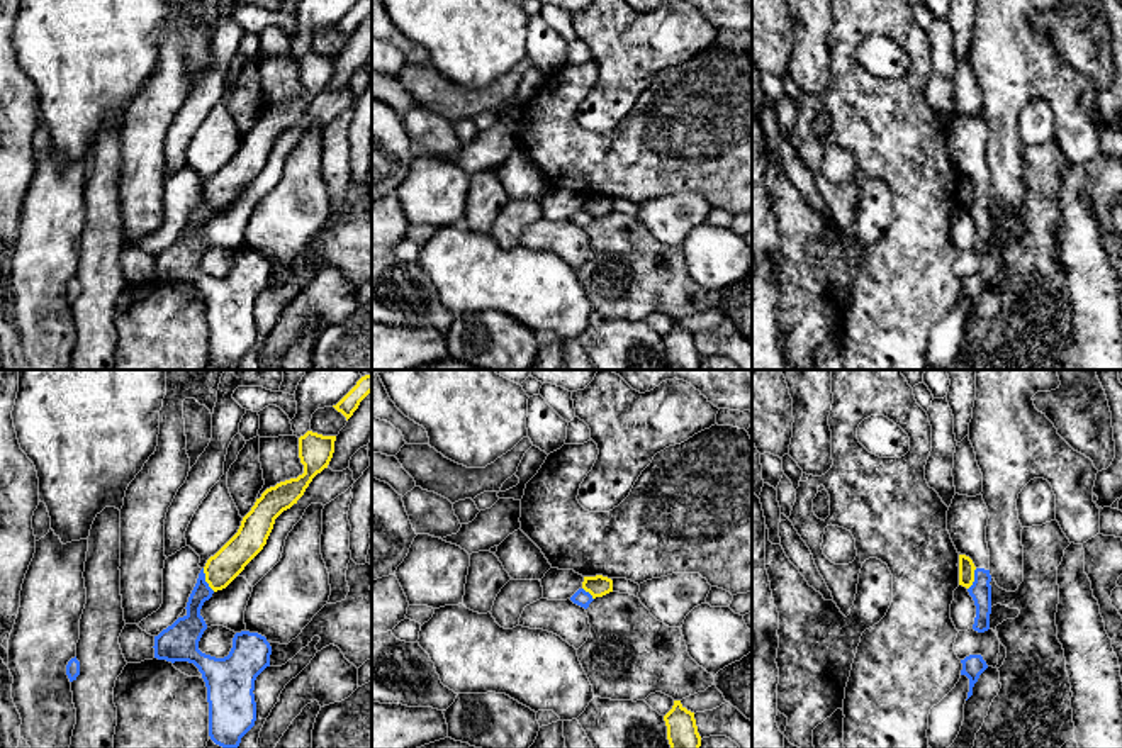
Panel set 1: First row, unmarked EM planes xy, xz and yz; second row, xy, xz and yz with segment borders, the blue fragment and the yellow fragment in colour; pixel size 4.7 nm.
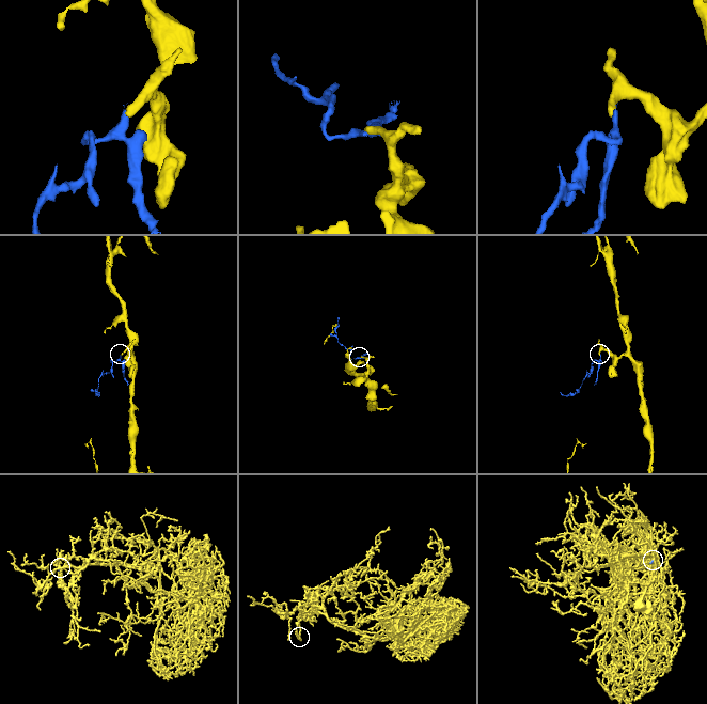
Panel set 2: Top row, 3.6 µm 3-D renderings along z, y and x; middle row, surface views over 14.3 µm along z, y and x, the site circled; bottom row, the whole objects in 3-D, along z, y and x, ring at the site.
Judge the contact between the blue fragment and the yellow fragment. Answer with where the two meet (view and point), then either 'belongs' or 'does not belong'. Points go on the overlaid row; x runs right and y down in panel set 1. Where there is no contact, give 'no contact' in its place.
contact xy (204, 580); does not belong

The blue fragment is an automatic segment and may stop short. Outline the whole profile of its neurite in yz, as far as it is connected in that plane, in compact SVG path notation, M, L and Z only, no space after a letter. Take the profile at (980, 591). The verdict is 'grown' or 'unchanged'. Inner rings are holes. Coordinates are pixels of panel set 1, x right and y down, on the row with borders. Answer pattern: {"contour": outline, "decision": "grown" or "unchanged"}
{"contour": "M956 494L947 511L947 531L957 553L969 556L976 567L974 582L968 592L976 606L973 629L978 633L990 629L991 614L988 519L988 507L981 494L976 497Z", "decision": "grown"}

